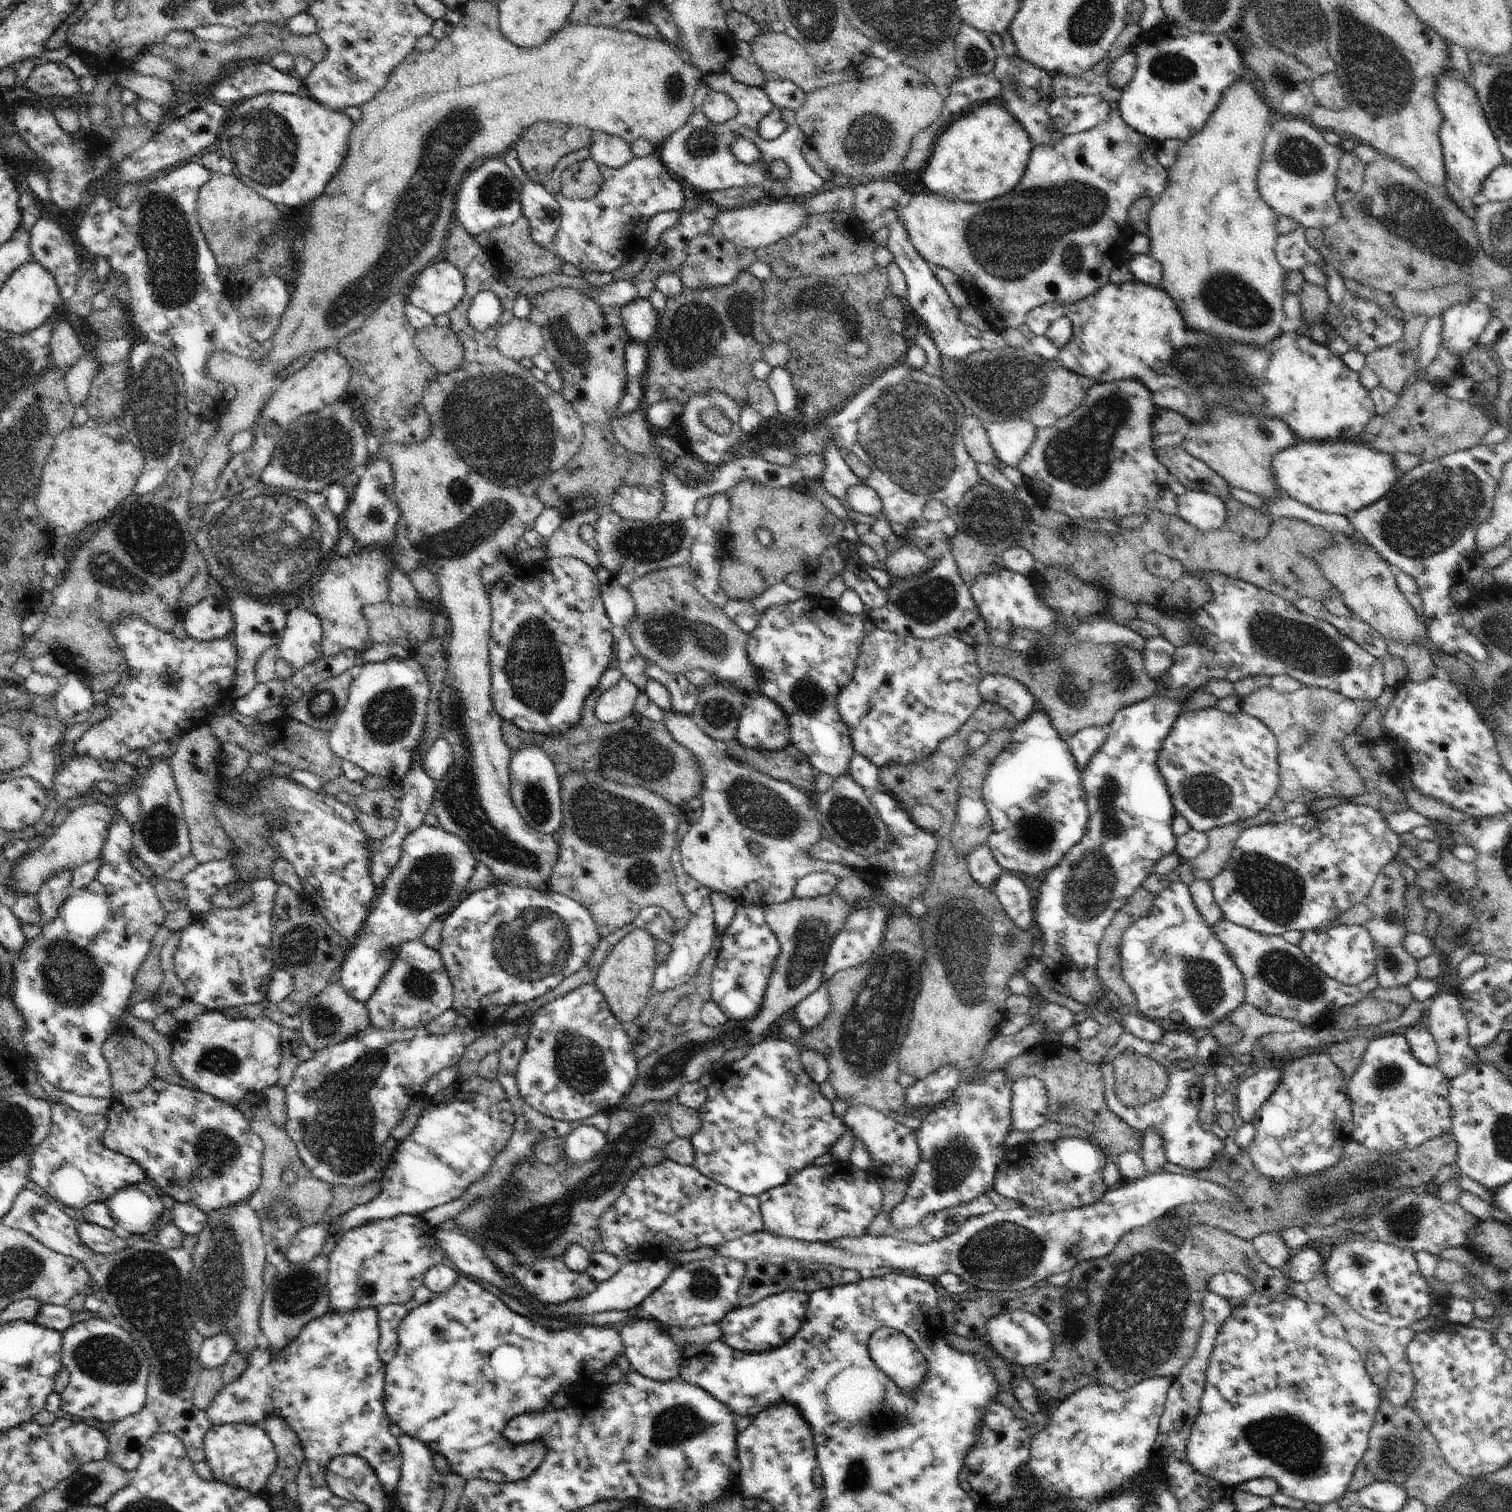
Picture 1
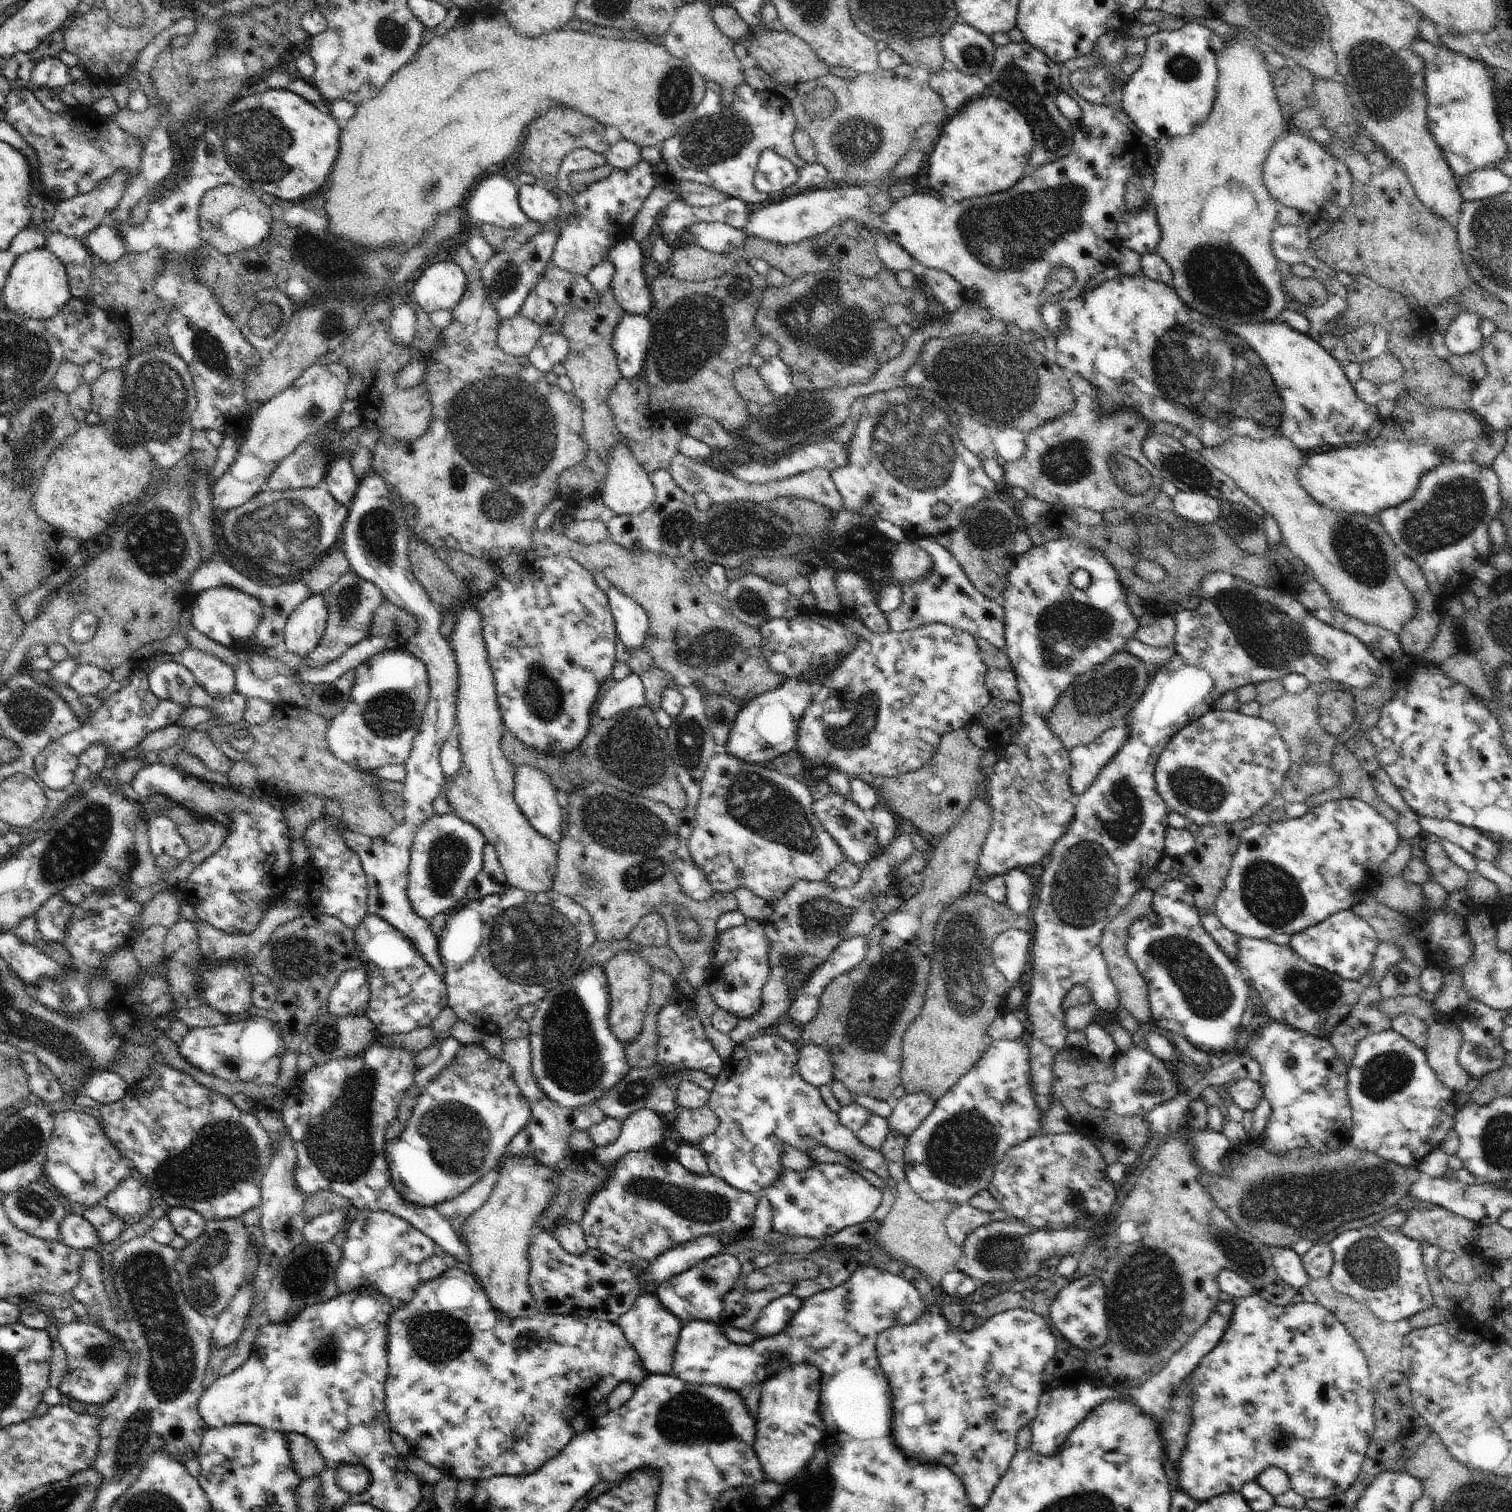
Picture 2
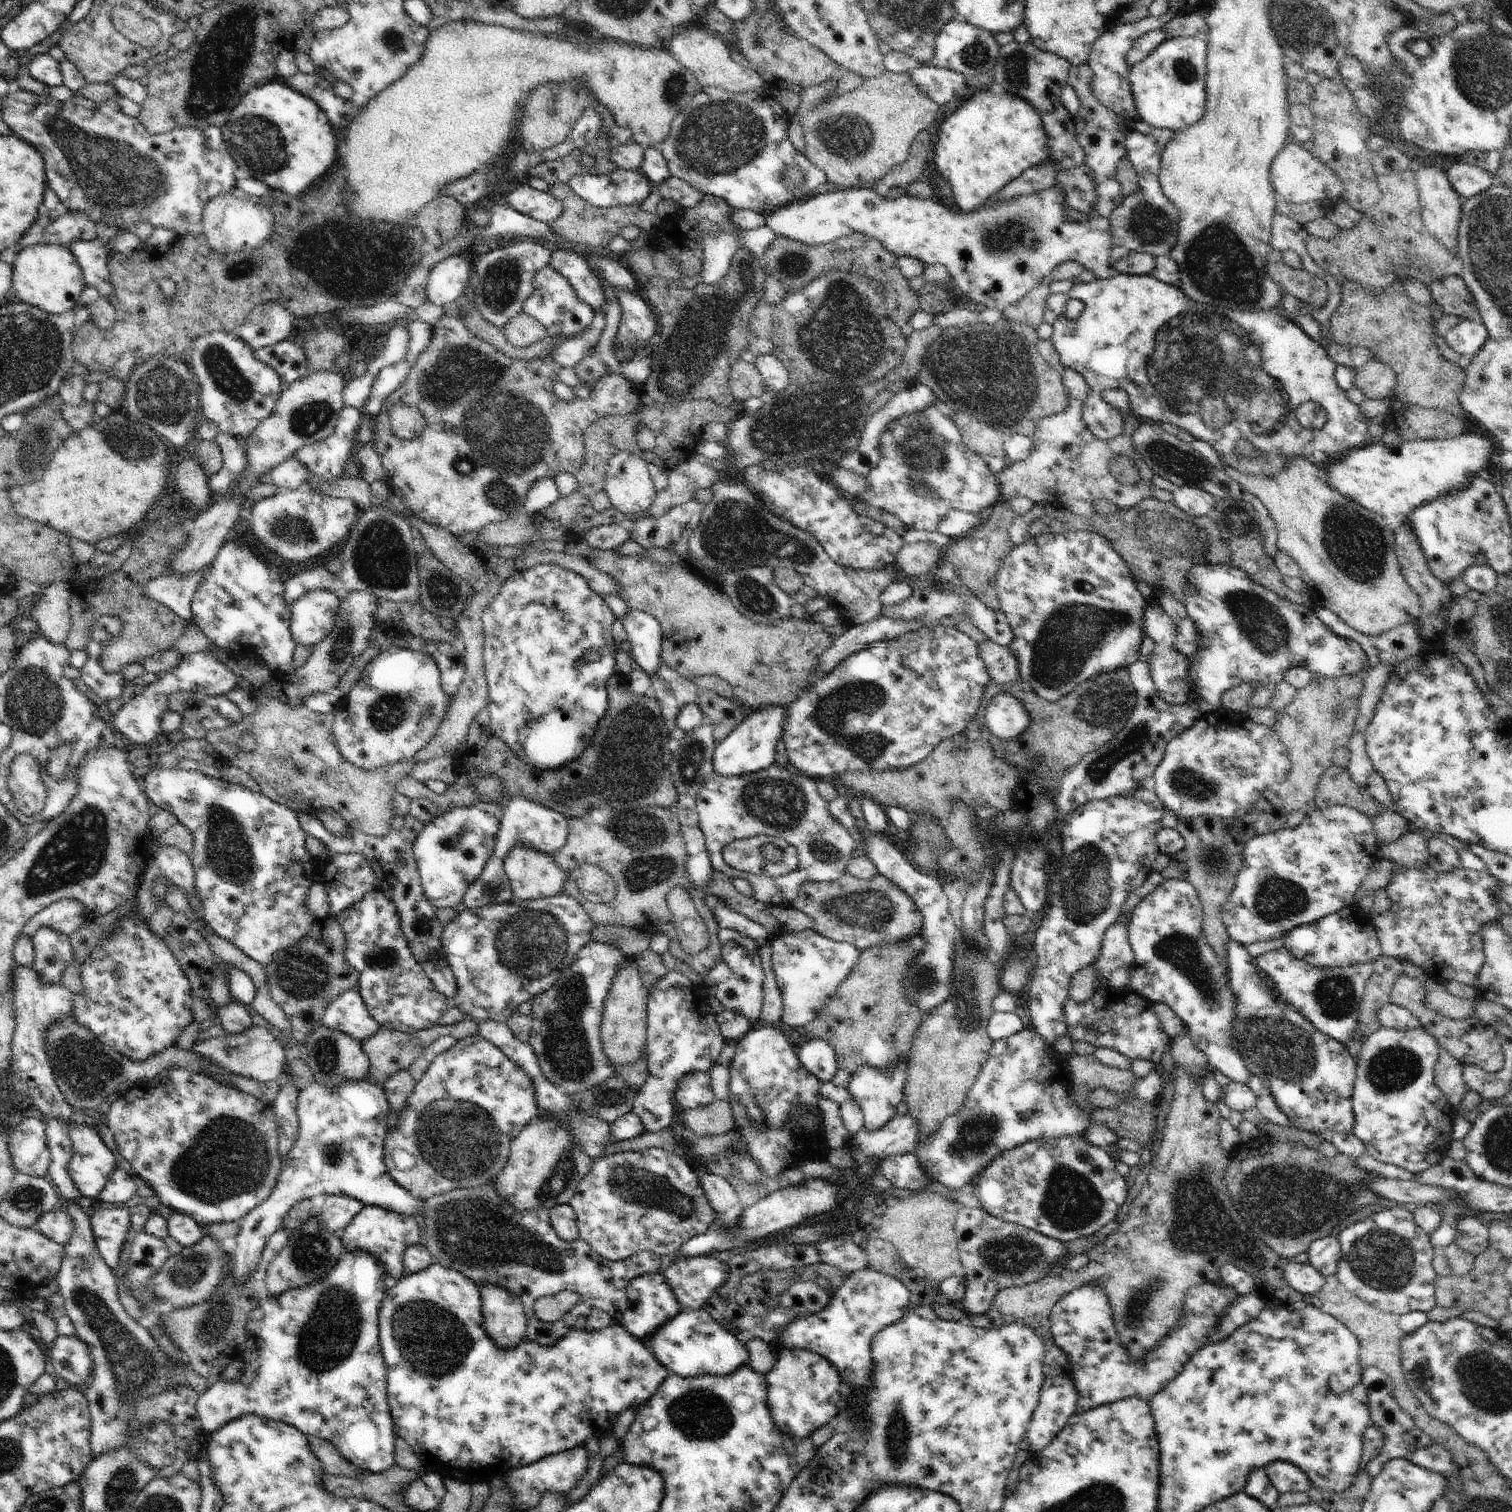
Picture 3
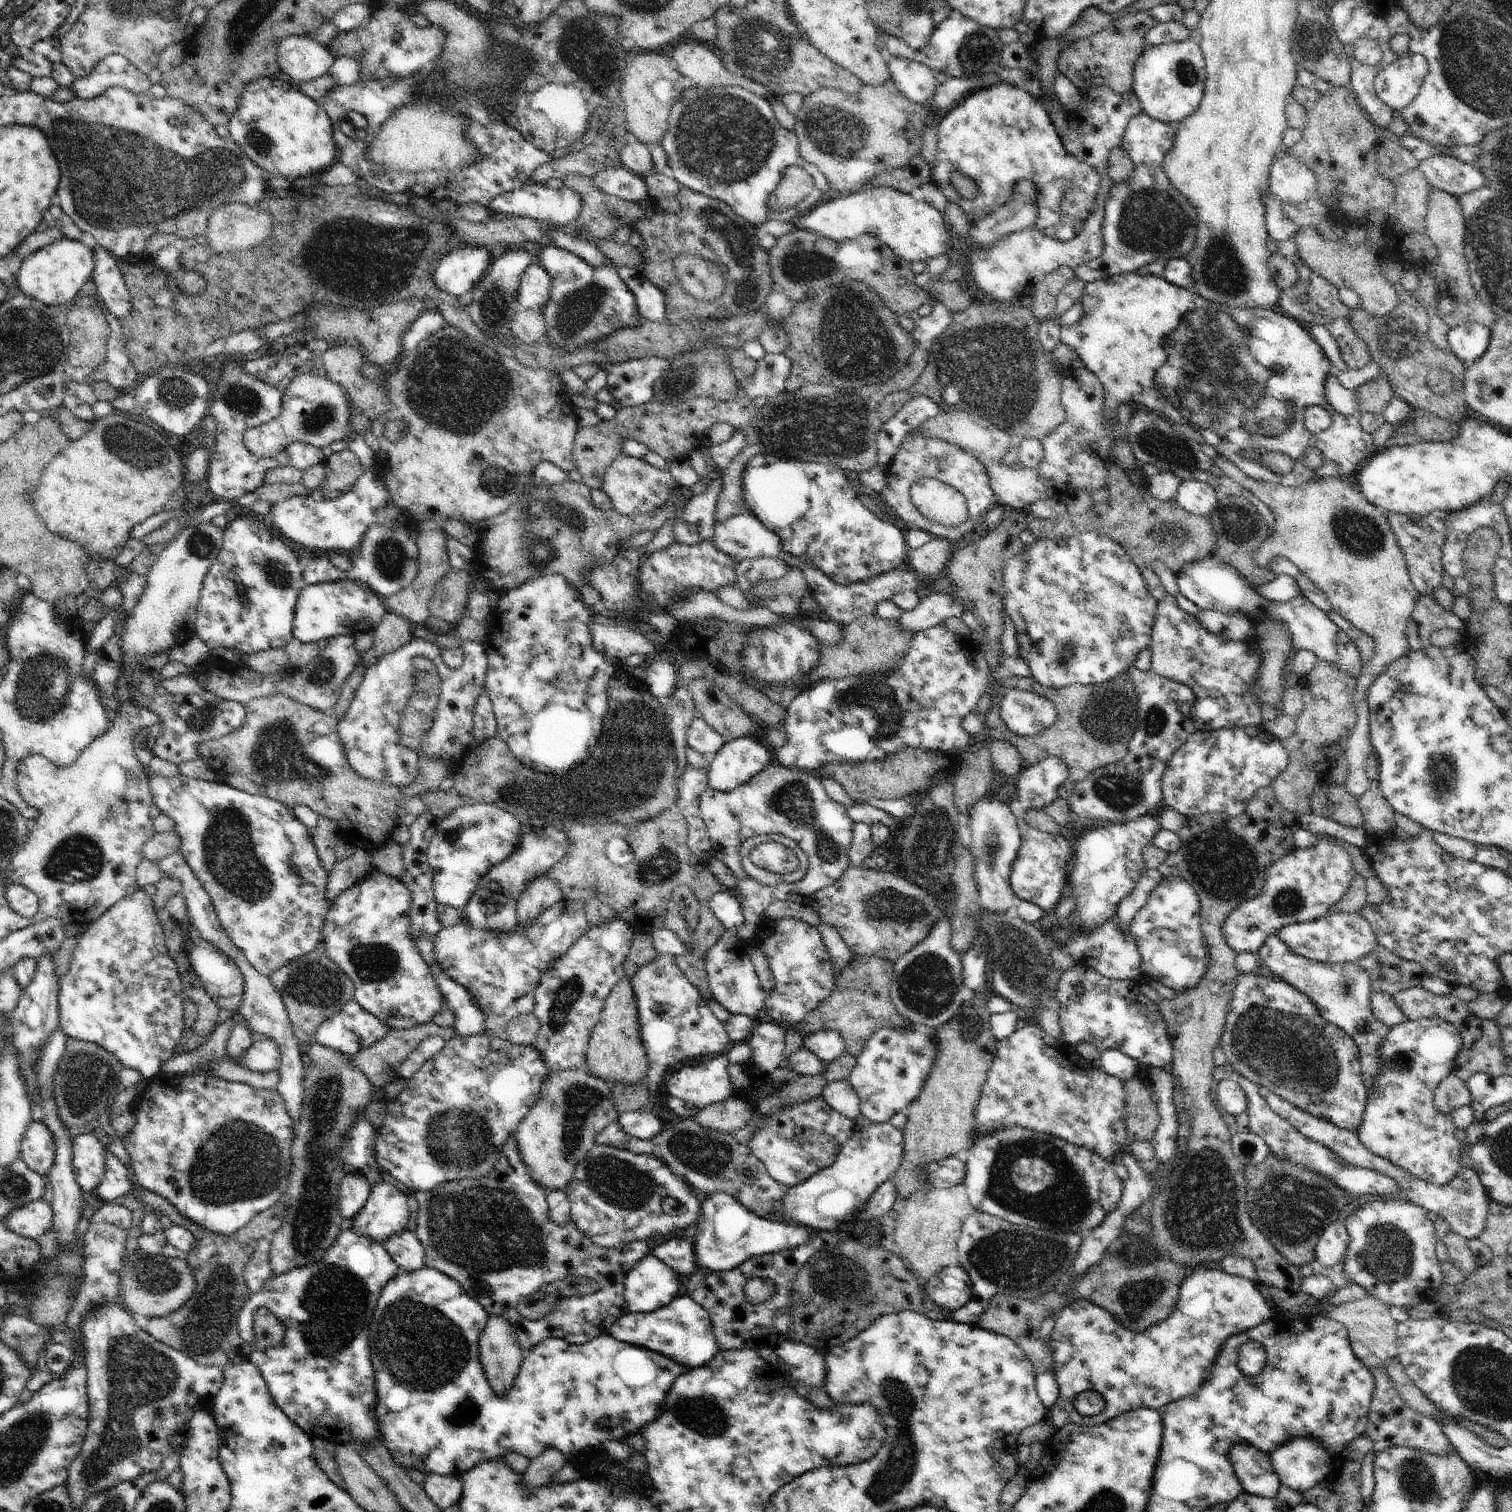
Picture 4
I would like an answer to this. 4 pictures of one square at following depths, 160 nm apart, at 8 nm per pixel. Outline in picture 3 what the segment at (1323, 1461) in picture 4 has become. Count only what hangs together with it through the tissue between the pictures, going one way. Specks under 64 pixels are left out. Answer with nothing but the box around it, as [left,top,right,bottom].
[1265,1460,1312,1494]

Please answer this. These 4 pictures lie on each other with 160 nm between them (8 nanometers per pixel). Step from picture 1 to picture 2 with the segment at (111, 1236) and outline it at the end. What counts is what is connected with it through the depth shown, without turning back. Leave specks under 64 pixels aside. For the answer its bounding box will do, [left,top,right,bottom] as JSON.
[60,1215,101,1252]

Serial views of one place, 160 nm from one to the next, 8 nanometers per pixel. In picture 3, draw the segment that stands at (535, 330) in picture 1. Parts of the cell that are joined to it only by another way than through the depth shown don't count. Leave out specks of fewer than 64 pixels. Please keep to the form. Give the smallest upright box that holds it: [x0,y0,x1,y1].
[503,310,547,347]

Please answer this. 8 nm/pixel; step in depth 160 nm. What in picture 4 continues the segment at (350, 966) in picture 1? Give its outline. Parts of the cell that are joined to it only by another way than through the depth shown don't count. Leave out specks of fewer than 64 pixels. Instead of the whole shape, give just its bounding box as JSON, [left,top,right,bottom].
[314,803,522,1058]

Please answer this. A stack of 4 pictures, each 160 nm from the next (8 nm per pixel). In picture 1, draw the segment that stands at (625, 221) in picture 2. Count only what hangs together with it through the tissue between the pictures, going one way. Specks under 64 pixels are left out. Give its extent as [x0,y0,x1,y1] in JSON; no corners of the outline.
[550,148,685,273]

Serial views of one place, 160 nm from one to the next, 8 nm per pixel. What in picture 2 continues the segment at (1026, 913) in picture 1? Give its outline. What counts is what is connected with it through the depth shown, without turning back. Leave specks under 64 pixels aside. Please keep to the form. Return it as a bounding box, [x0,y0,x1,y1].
[1005,868,1035,914]

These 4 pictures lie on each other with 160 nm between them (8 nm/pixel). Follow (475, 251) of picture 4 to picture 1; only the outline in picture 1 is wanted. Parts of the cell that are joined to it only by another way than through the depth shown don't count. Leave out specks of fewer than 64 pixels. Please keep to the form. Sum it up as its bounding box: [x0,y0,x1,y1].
[406,259,464,318]

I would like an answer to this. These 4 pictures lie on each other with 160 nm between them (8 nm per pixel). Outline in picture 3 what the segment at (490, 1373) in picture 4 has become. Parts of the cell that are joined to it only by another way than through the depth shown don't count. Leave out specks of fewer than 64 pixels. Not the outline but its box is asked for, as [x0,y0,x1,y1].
[480,1285,529,1349]

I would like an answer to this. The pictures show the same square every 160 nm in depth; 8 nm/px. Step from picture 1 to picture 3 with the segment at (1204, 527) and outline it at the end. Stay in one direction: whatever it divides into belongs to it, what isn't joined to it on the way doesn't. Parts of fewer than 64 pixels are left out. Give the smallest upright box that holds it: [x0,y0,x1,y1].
[1173,486,1218,517]

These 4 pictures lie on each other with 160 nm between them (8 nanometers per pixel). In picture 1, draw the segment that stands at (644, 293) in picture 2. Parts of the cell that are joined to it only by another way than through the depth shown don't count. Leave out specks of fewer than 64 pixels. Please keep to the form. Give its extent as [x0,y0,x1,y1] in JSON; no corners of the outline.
[621,298,658,343]

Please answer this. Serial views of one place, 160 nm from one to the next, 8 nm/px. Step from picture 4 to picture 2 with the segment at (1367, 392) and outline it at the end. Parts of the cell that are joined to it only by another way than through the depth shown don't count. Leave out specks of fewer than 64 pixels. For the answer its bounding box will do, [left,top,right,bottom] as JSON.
[1361,350,1405,384]

